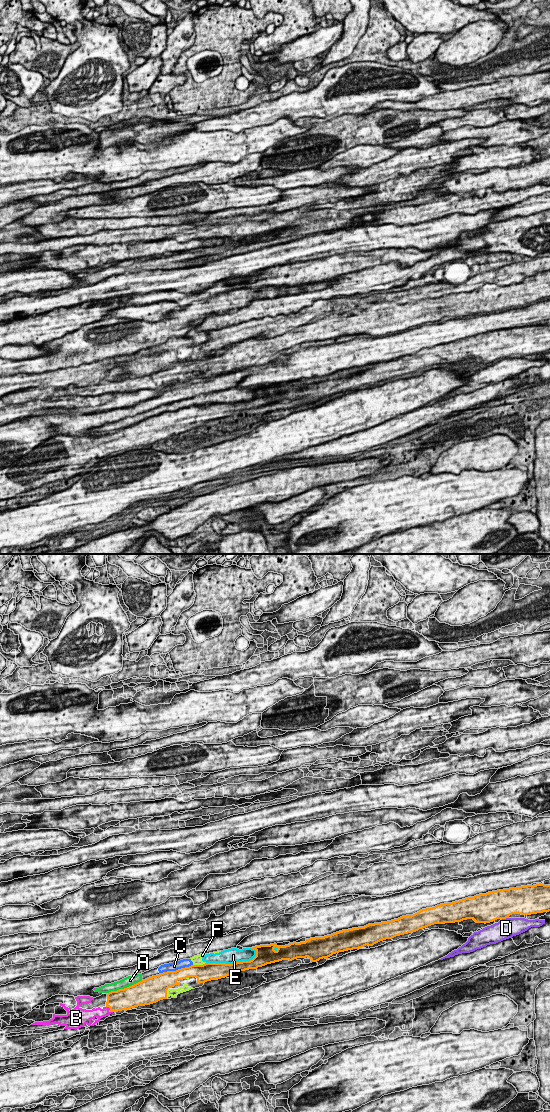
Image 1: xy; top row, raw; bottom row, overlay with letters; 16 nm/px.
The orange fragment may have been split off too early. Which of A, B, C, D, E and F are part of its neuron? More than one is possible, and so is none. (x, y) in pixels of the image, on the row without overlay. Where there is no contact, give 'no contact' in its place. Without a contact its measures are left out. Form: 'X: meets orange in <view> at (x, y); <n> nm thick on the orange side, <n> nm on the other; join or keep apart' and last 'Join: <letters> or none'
A: meets orange in xy at (125, 428); 380 nm thick on the orange side, 160 nm on the other; keep apart
B: meets orange in xy at (110, 449); 340 nm thick on the orange side, 160 nm on the other; join
C: meets orange in xy at (176, 410); 280 nm thick on the orange side, 140 nm on the other; keep apart
D: meets orange in xy at (504, 358); 460 nm thick on the orange side, 320 nm on the other; keep apart
E: meets orange in xy at (233, 403); 260 nm thick on the orange side, 240 nm on the other; keep apart
F: meets orange in xy at (199, 405); 280 nm thick on the orange side, 160 nm on the other; keep apart
Join: B

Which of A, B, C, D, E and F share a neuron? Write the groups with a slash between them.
A C E F / B / D

